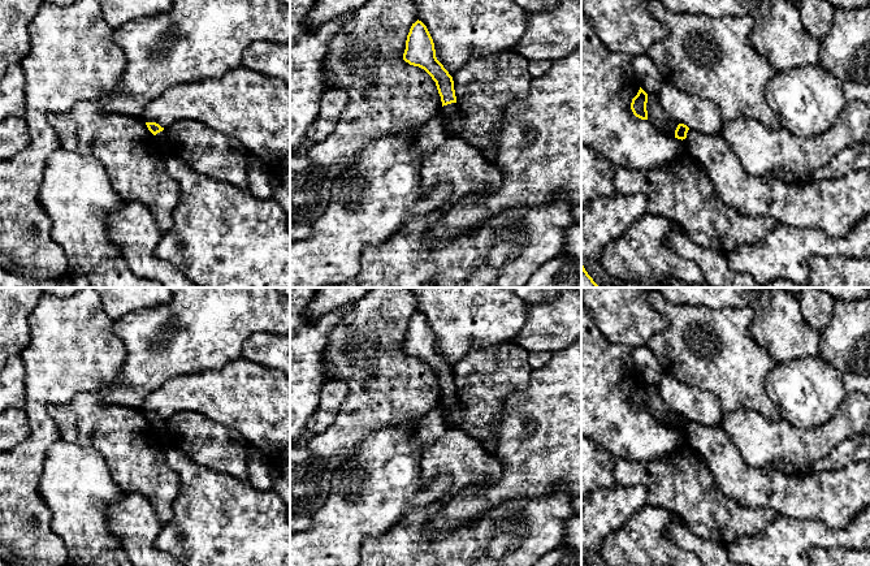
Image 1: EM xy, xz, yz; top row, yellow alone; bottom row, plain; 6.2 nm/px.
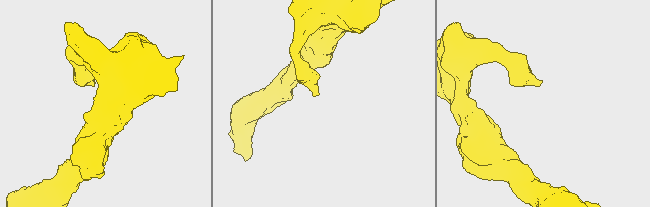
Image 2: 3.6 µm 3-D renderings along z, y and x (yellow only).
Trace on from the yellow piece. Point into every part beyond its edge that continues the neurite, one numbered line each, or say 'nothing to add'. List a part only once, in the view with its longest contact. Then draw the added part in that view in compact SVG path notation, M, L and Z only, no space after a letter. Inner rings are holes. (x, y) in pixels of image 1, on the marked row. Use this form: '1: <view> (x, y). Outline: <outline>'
nothing to add

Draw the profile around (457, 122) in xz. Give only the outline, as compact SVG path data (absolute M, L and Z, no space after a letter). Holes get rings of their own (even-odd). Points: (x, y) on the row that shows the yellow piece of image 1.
M458 108L458 111L455 112L455 115L450 121L451 135L459 135L463 125L464 125L464 116L463 116L463 112Z

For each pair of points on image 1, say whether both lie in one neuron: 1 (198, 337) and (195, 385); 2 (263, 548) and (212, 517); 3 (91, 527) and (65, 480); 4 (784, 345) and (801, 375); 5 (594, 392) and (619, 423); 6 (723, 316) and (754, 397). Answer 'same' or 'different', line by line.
1: different
2: same
3: same
4: different
5: same
6: same

